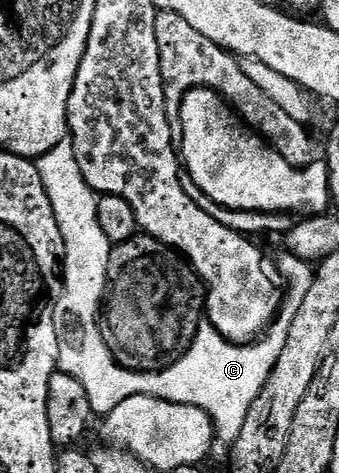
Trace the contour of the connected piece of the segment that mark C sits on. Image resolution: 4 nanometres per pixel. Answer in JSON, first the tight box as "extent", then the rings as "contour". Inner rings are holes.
{"extent":[36,139,316,443],"contour":[[[68,139],[56,143],[52,151],[37,158],[36,164],[40,179],[48,191],[56,223],[60,223],[66,248],[62,298],[58,300],[59,370],[72,375],[72,379],[79,381],[88,391],[95,414],[111,413],[117,405],[124,403],[124,399],[132,395],[159,397],[172,403],[185,401],[185,404],[200,407],[209,415],[214,422],[219,442],[233,443],[240,431],[244,431],[244,421],[248,419],[250,408],[268,383],[280,359],[280,353],[284,351],[294,316],[300,311],[304,297],[312,287],[316,273],[311,262],[293,255],[285,255],[286,257],[279,259],[277,272],[288,279],[288,288],[274,324],[257,341],[249,345],[234,345],[221,337],[214,325],[203,323],[192,347],[185,355],[184,364],[179,363],[171,369],[152,374],[125,369],[112,355],[106,342],[103,322],[100,320],[104,298],[108,292],[108,263],[112,243],[100,227],[98,197],[84,179],[74,145]]]}

